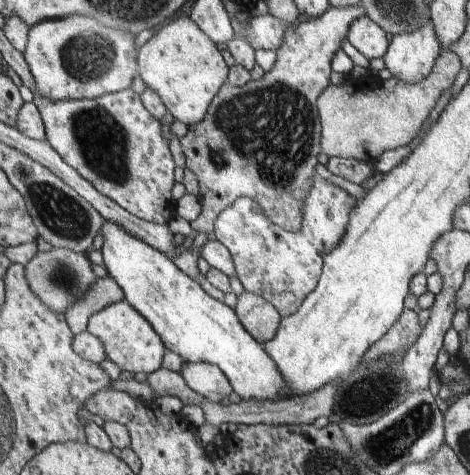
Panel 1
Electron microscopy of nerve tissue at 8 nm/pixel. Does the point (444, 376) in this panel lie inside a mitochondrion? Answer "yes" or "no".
no

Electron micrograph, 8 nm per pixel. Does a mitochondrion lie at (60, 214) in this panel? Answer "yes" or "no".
yes

